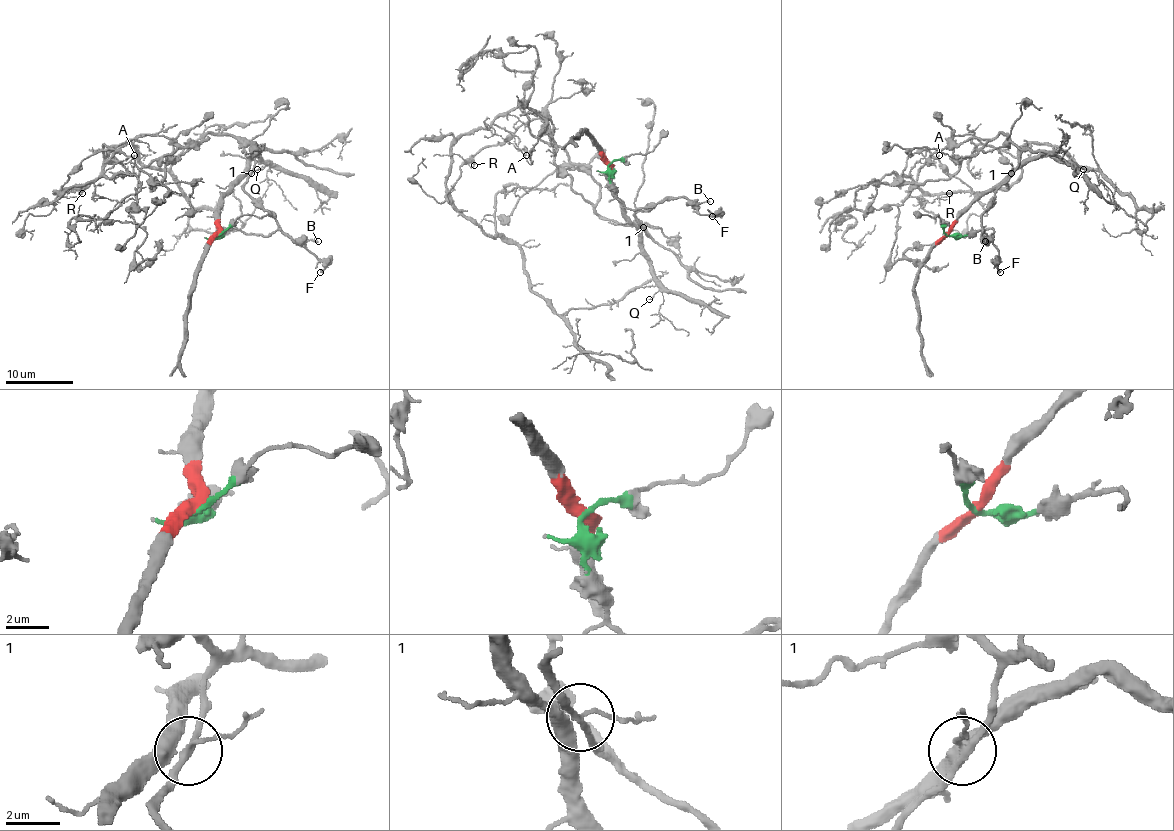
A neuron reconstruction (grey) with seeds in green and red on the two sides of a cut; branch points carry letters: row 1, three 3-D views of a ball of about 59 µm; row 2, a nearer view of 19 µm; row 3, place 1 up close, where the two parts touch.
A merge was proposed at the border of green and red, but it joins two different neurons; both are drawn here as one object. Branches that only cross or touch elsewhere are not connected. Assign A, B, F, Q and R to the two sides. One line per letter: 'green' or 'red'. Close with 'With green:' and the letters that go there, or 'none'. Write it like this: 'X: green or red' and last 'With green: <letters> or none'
A: green
B: green
F: green
Q: red
R: green
With green: A, B, F, R

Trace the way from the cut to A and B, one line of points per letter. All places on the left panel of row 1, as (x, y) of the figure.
A: (218, 235), (277, 228), (243, 189), (257, 150), (223, 135), (157, 184), (99, 150), (53, 192), (135, 155)
B: (218, 235), (235, 228), (264, 235), (277, 230), (296, 242), (318, 242)

